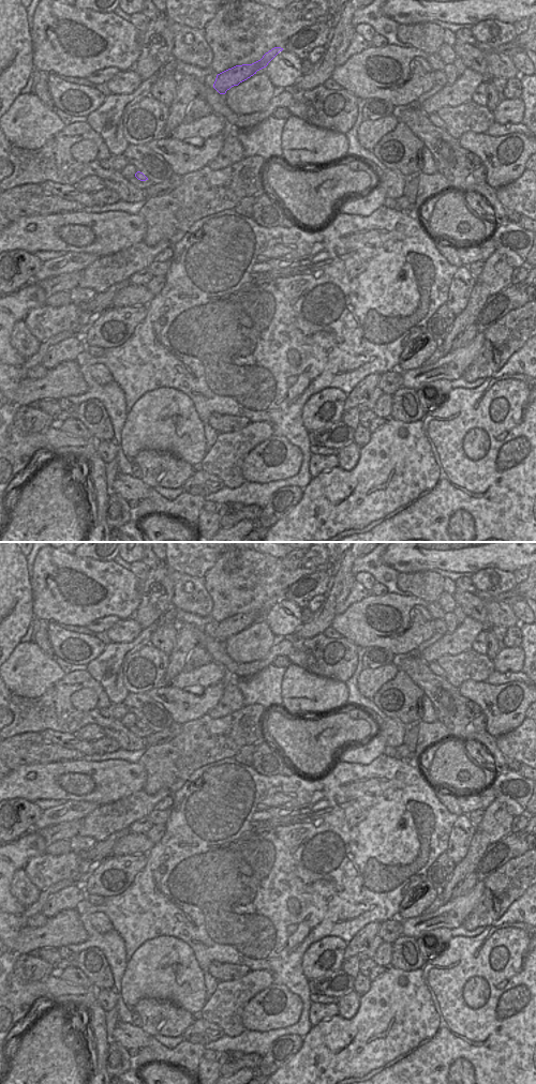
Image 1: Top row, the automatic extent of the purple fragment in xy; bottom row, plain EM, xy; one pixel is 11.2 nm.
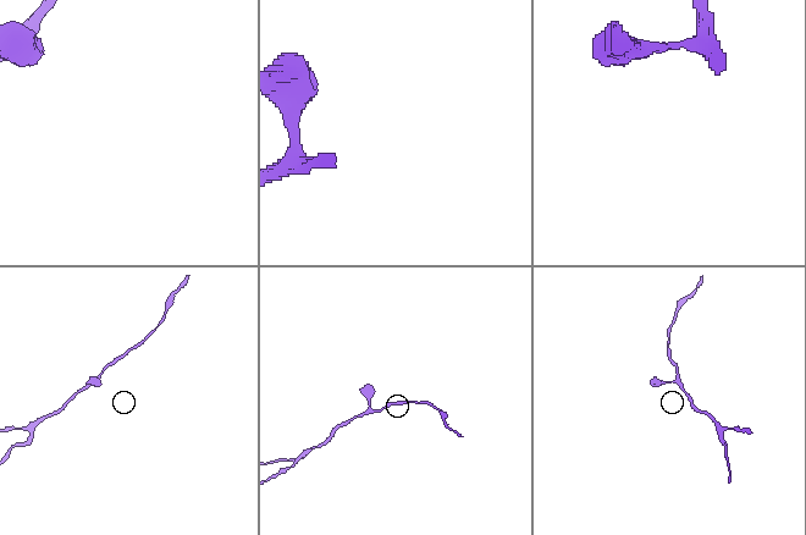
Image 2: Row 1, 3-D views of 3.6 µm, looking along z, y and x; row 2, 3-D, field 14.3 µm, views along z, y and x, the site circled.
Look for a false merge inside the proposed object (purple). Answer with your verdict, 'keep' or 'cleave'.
keep

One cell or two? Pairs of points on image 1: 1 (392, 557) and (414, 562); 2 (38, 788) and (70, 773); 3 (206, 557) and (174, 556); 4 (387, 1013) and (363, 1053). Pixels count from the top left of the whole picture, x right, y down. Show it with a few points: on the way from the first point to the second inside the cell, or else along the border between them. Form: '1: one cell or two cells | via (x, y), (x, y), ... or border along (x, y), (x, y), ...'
1: one cell | via (398, 557), (408, 557)
2: one cell | via (45, 782), (62, 780)
3: one cell | via (198, 556), (181, 556)
4: one cell | via (382, 1023), (368, 1037), (365, 1043)

